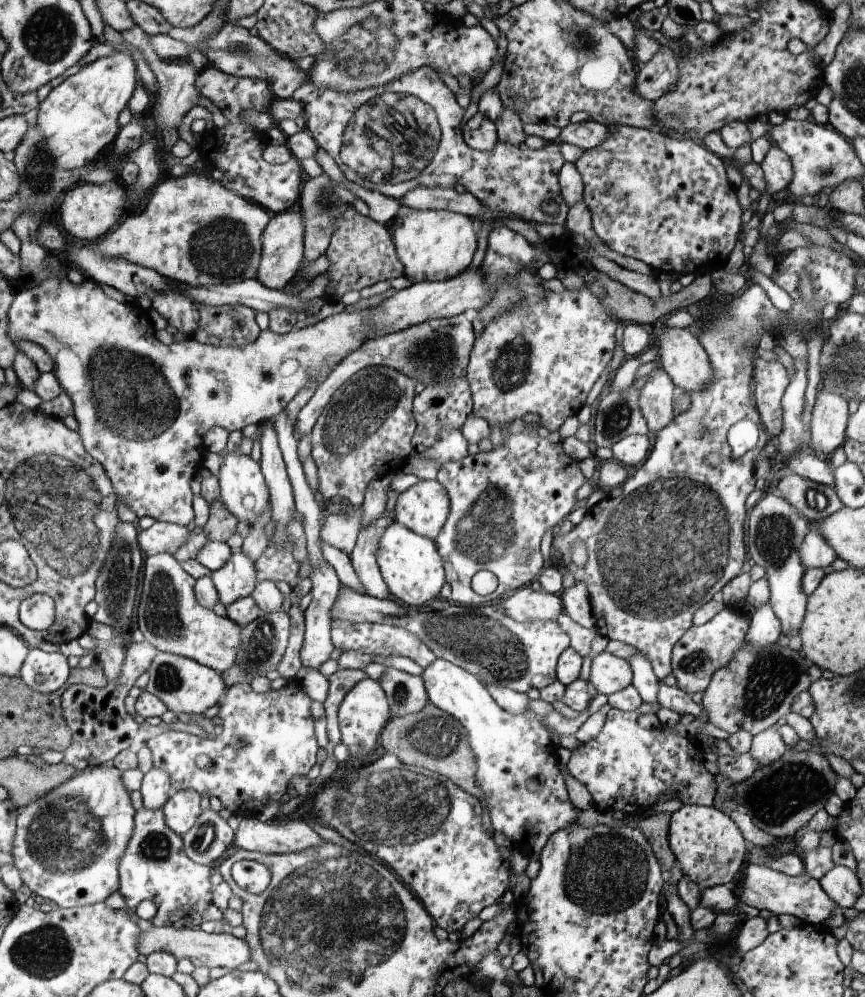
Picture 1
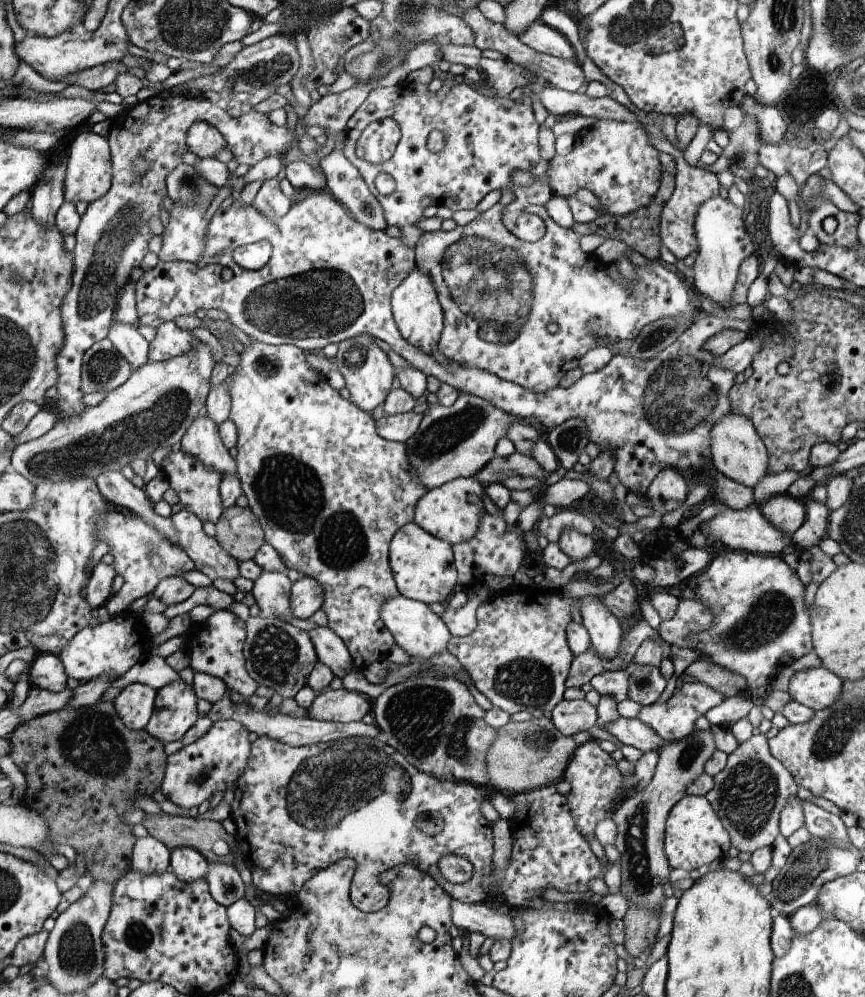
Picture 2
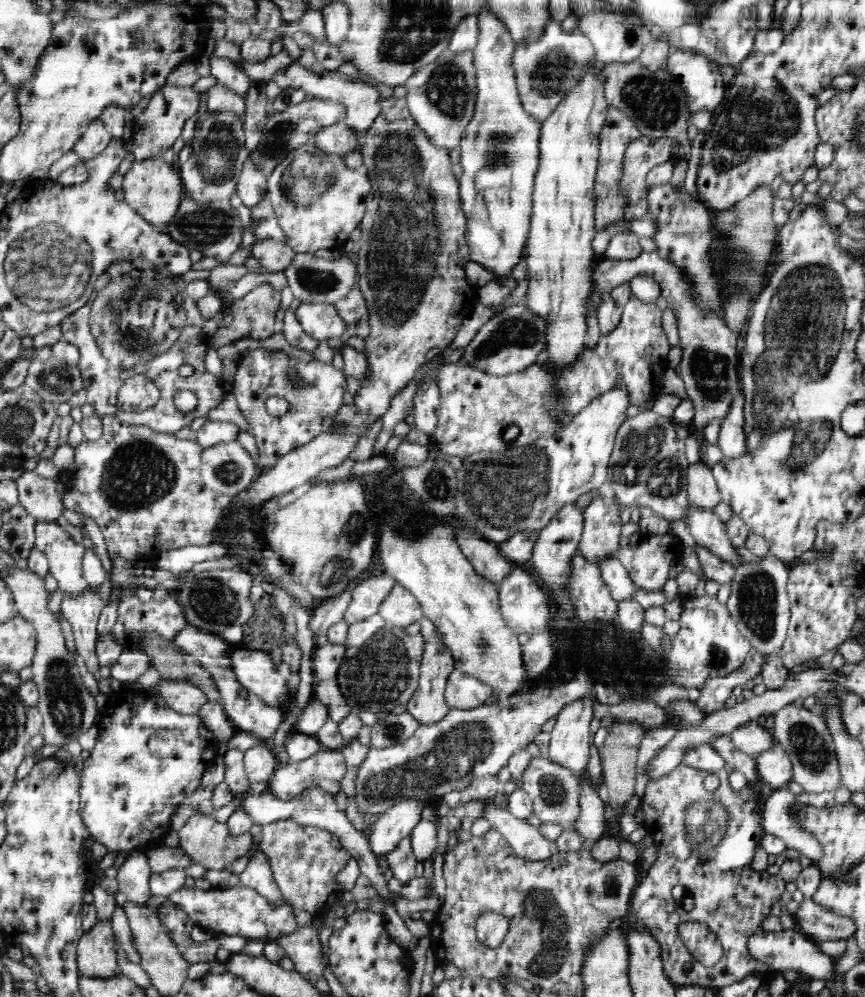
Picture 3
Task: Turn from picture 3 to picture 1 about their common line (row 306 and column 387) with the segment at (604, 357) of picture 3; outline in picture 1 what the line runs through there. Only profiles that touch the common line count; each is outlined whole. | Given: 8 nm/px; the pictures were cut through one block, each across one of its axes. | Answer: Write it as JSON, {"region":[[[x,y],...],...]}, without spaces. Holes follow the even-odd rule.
{"region":[[[334,619],[331,622],[331,641],[342,654],[337,659],[338,669],[363,669],[375,662],[376,657],[406,657],[413,660],[423,669],[430,666],[438,656],[431,647],[405,628],[388,623],[355,623],[349,620]]]}

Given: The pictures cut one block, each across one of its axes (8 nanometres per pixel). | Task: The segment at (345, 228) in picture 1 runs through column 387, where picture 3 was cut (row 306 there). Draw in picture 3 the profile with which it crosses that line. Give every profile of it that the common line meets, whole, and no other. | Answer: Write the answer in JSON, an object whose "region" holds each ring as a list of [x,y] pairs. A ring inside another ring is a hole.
{"region":[[[262,284],[248,292],[244,298],[232,303],[232,323],[228,327],[219,327],[209,337],[208,345],[216,350],[239,339],[249,337],[254,340],[266,340],[276,330],[276,312],[280,310],[280,291],[270,284]]]}

